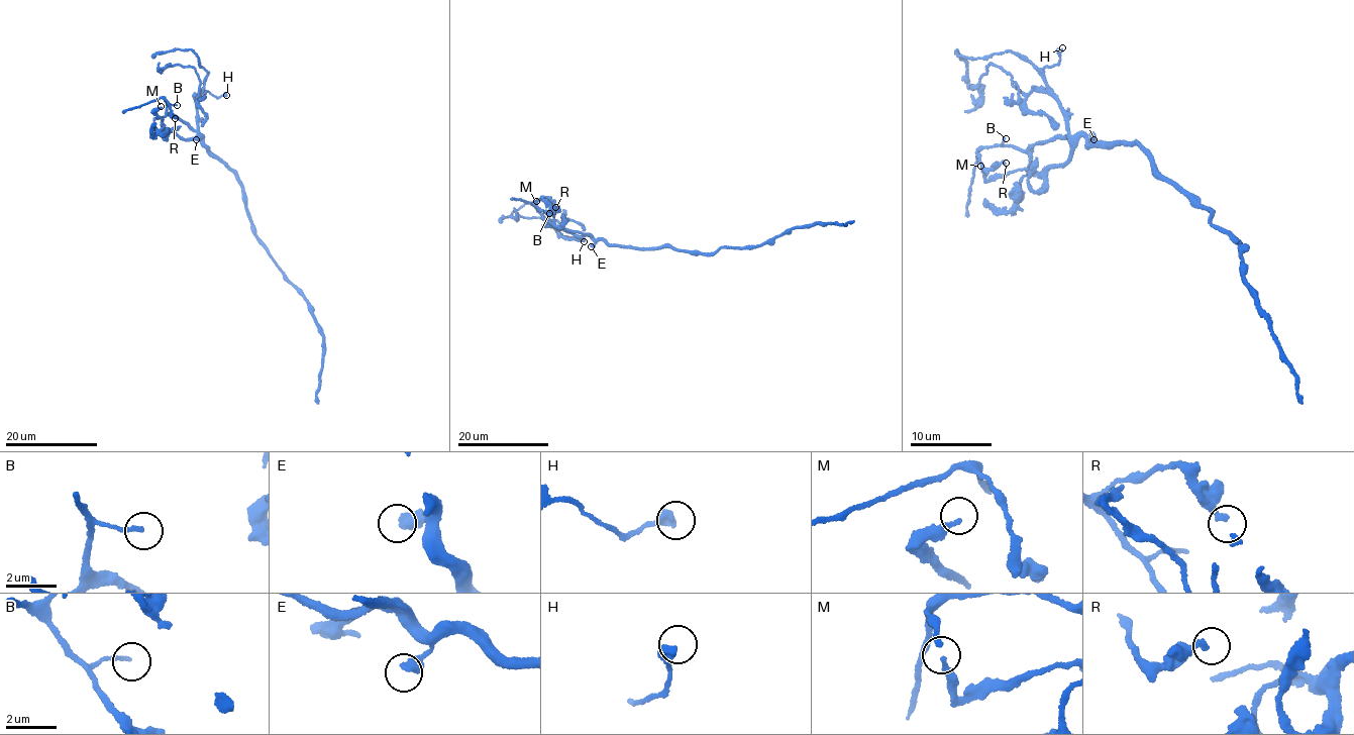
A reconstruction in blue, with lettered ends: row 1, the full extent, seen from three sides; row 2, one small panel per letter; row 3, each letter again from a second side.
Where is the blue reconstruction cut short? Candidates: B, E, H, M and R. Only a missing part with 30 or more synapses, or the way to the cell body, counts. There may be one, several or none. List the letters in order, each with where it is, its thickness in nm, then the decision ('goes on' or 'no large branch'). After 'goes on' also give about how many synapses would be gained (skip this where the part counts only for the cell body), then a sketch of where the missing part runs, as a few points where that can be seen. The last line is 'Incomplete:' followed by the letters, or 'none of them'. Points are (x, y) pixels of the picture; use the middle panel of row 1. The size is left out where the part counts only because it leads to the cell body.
B: (549, 213) | 130 nm | no large branch
E: (591, 246) | 420 nm | no large branch
H: (584, 241) | 360 nm | no large branch
M: (536, 201) | 200 nm | no large branch
R: (555, 207) | 240 nm | no large branch
Incomplete: none of them

